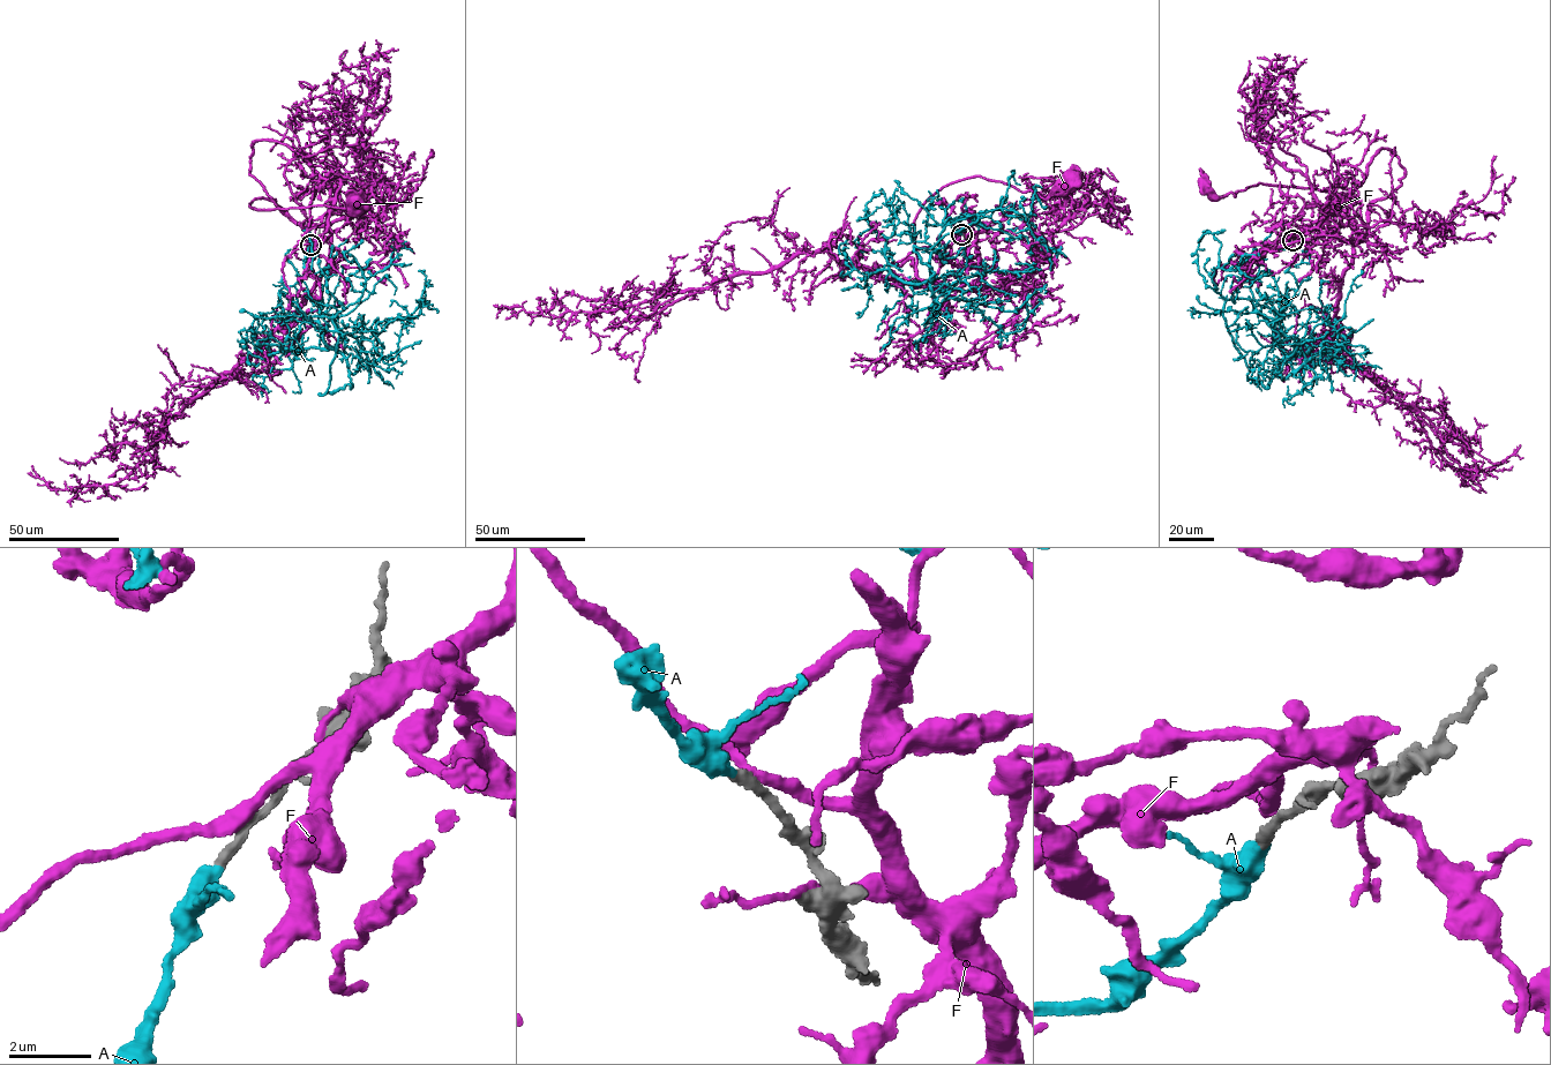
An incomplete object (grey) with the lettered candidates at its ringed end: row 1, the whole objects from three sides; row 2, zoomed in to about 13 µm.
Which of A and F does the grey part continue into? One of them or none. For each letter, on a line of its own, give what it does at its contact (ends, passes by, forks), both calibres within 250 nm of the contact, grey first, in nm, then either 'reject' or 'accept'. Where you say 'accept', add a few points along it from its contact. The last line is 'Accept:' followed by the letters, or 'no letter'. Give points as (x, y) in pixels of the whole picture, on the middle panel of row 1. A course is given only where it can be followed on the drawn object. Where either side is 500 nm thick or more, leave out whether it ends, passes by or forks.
A: it ends | 260/480 nm | accept | via (961, 234), (954, 201), (943, 223), (976, 220), (913, 246), (936, 302), (1012, 310), (1027, 299), (1012, 334)
F: it passes by | 320/300 nm | reject
Accept: A

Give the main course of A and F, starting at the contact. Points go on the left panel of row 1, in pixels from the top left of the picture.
A: (311, 246), (297, 305), (339, 334), (319, 395), (351, 388), (379, 322), (419, 314), (421, 271)
F: (312, 244), (341, 181), (361, 180), (361, 205), (327, 224), (250, 202), (357, 203)

